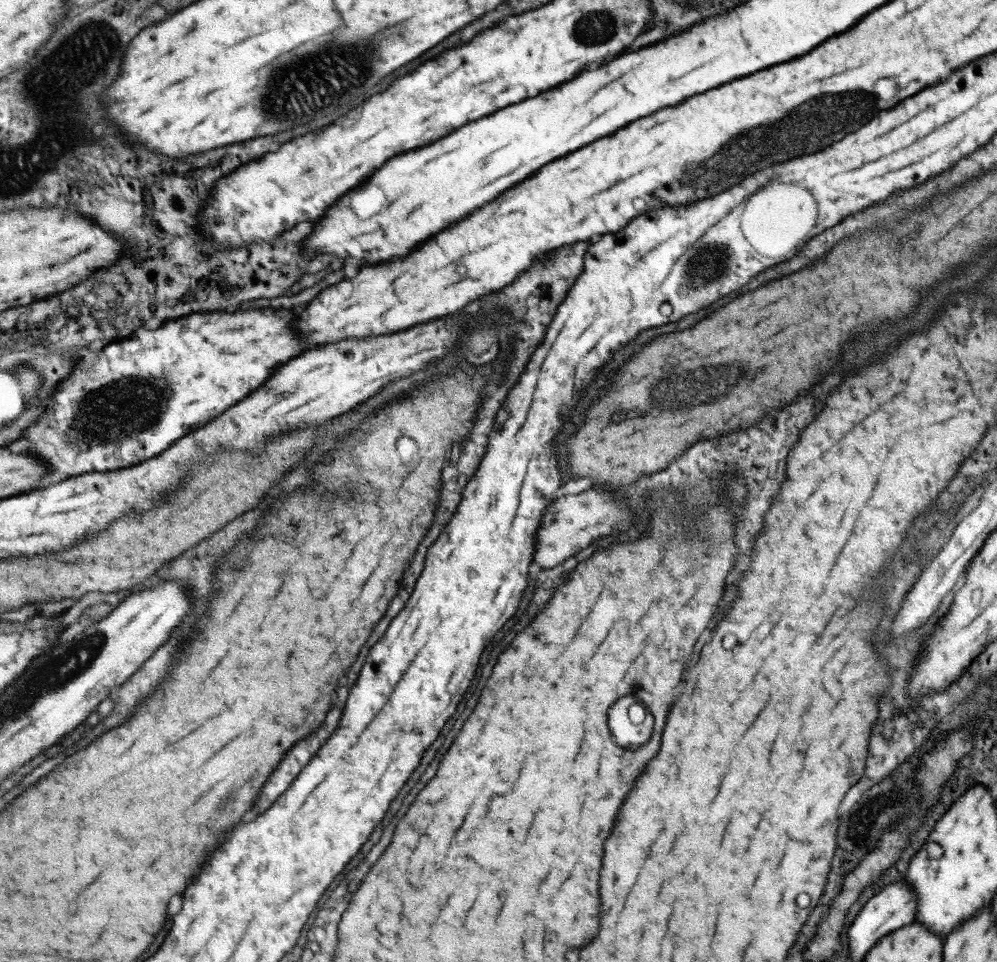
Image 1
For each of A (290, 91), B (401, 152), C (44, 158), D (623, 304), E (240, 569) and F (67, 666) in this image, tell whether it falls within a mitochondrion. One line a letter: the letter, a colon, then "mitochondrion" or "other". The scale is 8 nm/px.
A: mitochondrion
B: other
C: mitochondrion
D: other
E: mitochondrion
F: mitochondrion

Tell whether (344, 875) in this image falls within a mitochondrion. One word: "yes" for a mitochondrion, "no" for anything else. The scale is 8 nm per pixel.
no

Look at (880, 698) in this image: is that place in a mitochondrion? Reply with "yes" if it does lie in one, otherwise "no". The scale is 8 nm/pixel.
no

